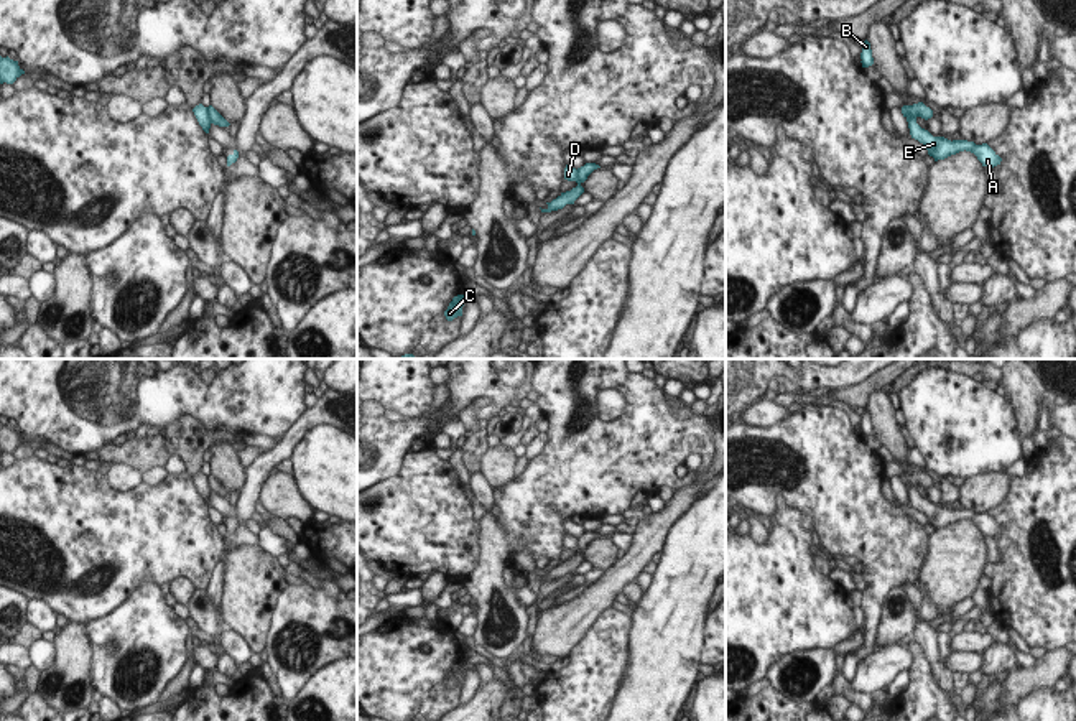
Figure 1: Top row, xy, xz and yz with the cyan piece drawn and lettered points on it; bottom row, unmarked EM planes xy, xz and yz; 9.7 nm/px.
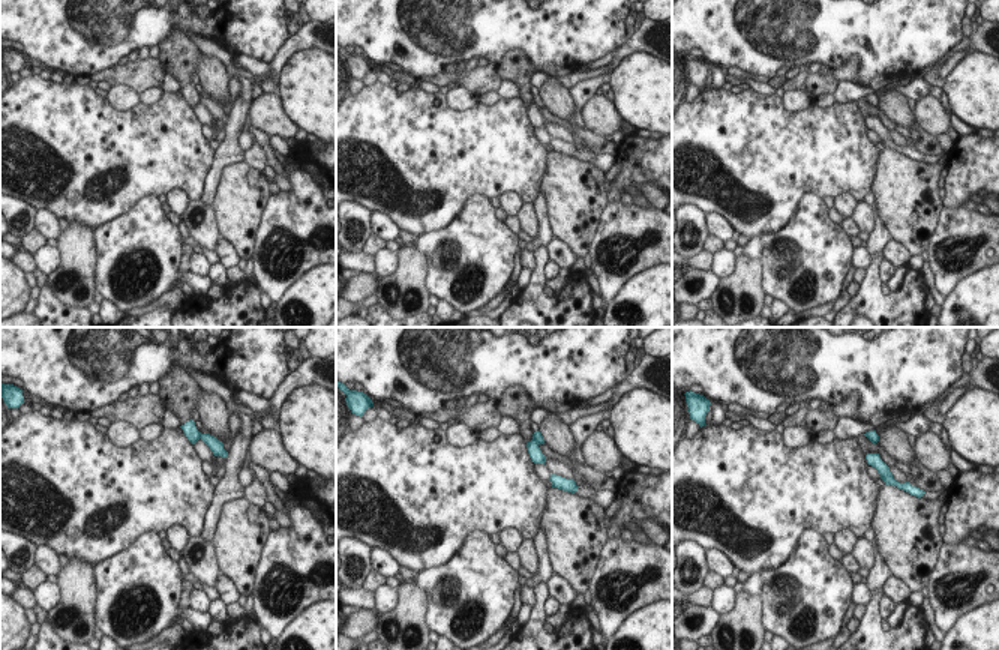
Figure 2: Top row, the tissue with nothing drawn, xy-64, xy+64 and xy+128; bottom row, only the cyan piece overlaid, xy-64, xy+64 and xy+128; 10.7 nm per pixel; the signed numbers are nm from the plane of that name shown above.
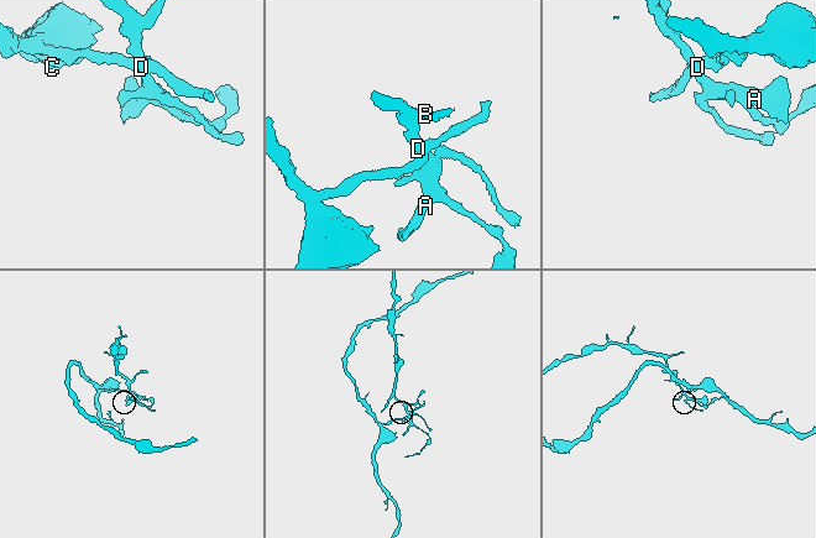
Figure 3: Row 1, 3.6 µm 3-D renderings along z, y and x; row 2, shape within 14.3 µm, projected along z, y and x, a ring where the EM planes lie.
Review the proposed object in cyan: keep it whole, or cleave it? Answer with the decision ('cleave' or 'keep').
cleave

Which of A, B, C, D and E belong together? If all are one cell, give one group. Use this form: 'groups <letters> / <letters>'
groups A B D E / C

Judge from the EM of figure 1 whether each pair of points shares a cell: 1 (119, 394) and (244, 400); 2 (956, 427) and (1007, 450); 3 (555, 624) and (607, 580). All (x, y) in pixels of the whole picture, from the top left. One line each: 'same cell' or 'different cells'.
1: same cell
2: same cell
3: same cell

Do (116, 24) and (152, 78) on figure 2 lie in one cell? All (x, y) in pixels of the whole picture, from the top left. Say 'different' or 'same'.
different

